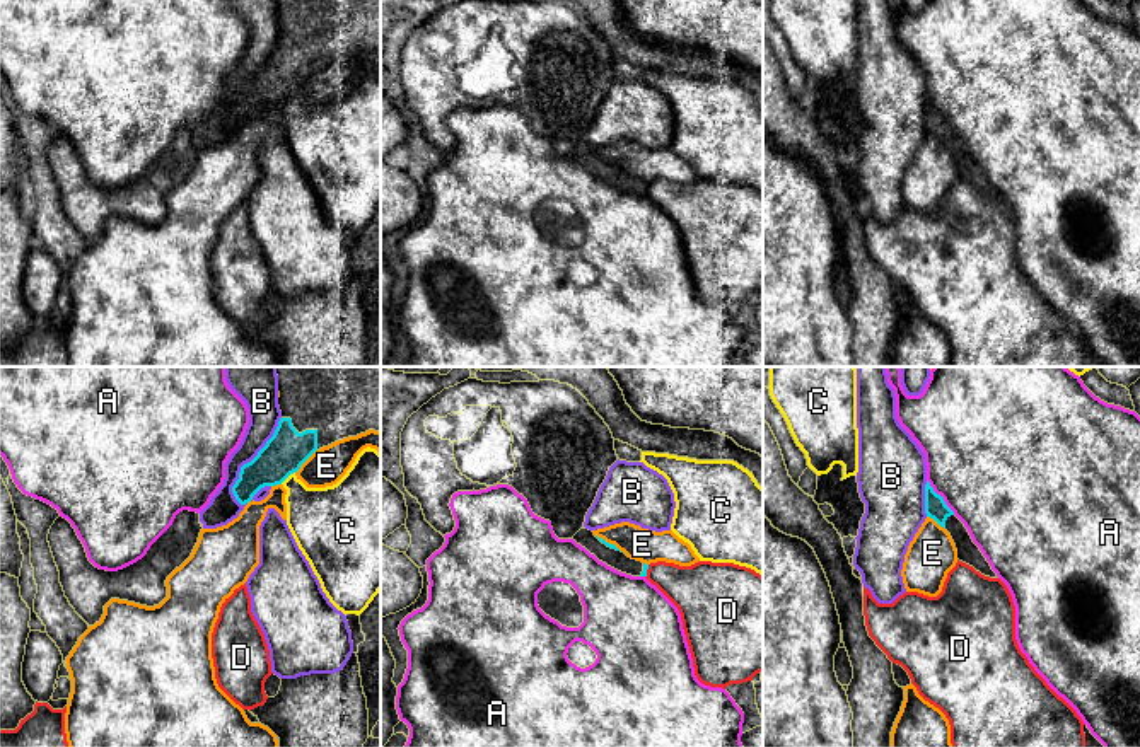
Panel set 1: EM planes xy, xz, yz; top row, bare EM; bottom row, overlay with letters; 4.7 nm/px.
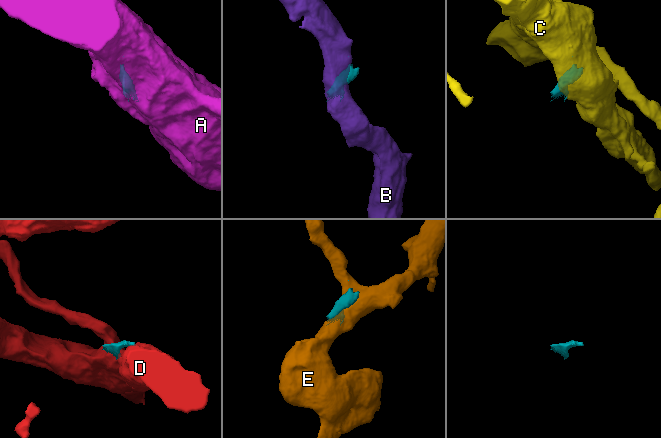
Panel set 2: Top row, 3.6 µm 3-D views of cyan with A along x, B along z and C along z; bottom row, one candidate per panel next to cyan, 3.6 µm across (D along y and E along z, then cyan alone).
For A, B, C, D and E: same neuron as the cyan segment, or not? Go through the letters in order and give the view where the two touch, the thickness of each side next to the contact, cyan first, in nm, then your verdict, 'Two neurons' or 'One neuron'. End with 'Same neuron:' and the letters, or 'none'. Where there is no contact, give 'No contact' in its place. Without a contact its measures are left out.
A: Touches cyan in yz. Thickness 100 nm (cyan) against 500 nm. Two neurons
B: Touches cyan in xy. Thickness 200 nm (cyan) against 150 nm. Two neurons
C: Touches cyan in xy. Thickness 200 nm (cyan) against 280 nm. Two neurons
D: Touches cyan in xz. Thickness 30 nm (cyan) against 240 nm. Two neurons
E: Touches cyan in xy. Thickness 200 nm (cyan) against 180 nm. Two neurons
Same neuron: none

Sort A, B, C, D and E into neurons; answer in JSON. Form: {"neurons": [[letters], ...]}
{"neurons": [["A"], ["B"], ["C"], ["D"], ["E"]]}

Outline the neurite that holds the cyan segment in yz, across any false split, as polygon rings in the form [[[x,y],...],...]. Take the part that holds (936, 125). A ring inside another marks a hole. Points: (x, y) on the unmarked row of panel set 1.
[[[928,99],[925,102],[925,131],[951,152],[959,179],[973,184],[985,194],[998,196],[980,165],[973,160],[964,142],[945,123],[944,116],[934,109]]]

